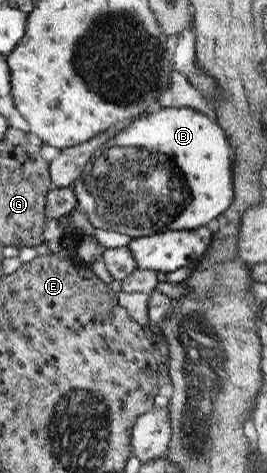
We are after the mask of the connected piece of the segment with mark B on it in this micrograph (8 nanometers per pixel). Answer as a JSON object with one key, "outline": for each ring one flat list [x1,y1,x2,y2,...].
{"outline":[[166,107,160,111,151,112,150,115,141,115,135,118,134,121,126,124,126,129,122,128,115,133,115,137,104,143,99,149,95,150,93,157,89,159,89,162,83,167,80,177,71,184,78,203,76,208,85,211,88,216,89,222,95,228,107,229,108,231,116,231,116,233,125,233,130,237,142,237,154,235,157,233,164,233,166,230,182,231,193,230,198,227,202,227,212,221,212,219,218,218,218,215,225,213,232,204,234,199,234,187,232,187,232,149,230,149,230,143,228,143,229,137,226,137,224,128,220,127,218,123,214,123,212,118,204,113,194,110,192,108,185,107]]}

